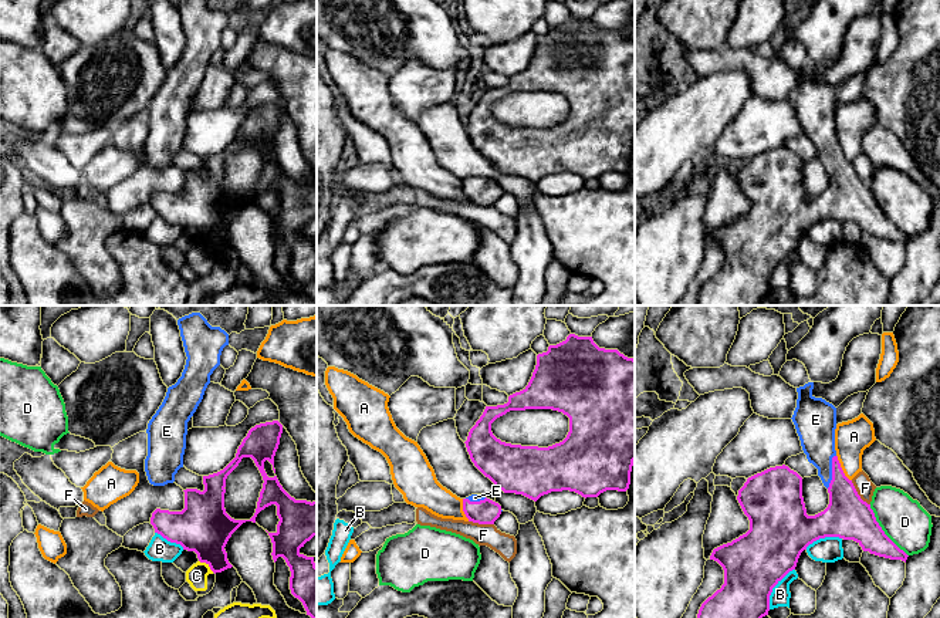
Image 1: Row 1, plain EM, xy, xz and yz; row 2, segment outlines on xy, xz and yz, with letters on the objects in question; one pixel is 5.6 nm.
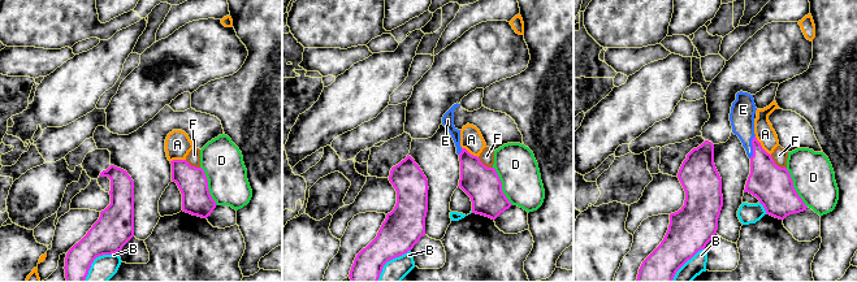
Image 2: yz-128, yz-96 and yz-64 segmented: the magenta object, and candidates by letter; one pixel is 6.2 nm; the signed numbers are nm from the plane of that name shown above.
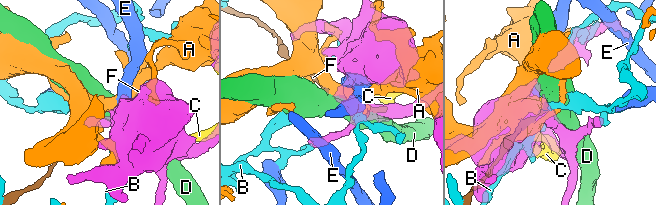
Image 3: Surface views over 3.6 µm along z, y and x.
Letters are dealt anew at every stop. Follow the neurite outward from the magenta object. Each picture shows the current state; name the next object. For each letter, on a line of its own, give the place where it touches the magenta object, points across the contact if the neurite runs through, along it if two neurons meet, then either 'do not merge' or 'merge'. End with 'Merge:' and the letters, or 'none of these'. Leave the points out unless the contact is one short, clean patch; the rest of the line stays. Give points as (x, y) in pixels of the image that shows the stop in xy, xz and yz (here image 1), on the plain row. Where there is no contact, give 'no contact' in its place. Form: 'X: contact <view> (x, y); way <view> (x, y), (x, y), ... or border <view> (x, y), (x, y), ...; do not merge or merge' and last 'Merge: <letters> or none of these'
A: contact yz (841, 149); do not merge
B: contact yz (773, 269); do not merge
C: contact xy (206, 245); do not merge
D: contact yz (882, 212); do not merge
E: contact yz (832, 154); way yz (846, 195), (842, 174), (832, 154), (820, 132), (817, 112); merge
F: contact yz (856, 175); border yz (851, 162), (856, 175), (869, 186); do not merge
Merge: E

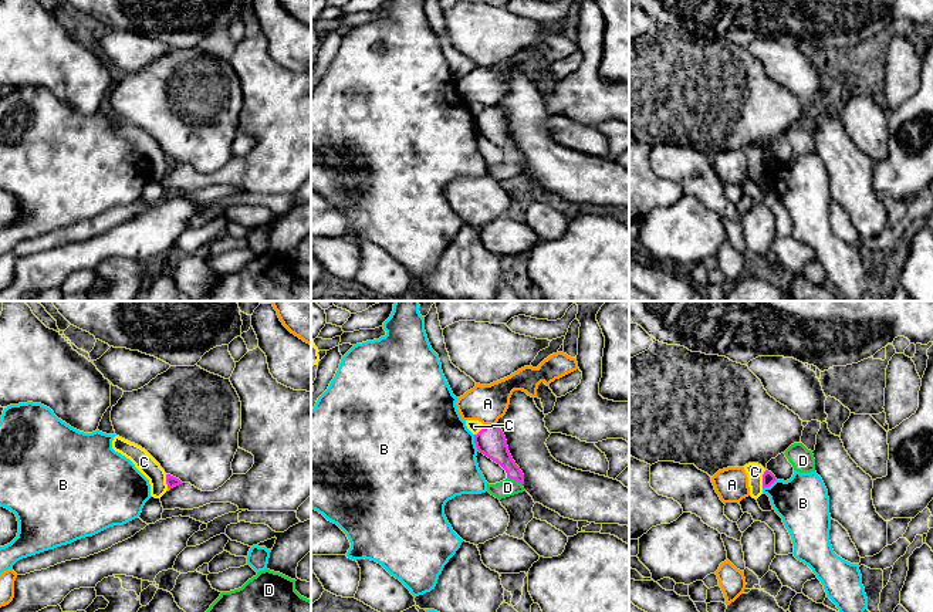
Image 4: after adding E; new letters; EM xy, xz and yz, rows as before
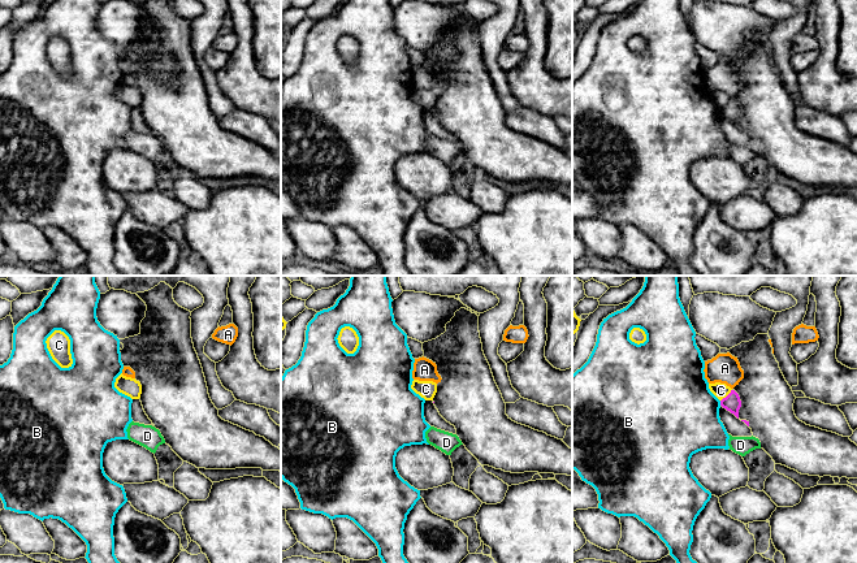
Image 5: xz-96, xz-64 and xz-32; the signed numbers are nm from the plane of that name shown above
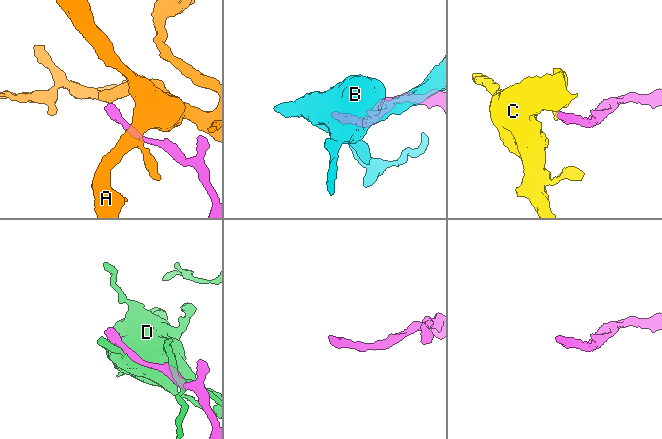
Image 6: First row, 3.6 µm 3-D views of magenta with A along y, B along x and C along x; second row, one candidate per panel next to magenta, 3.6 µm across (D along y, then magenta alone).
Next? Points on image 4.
A: contact xz (489, 107); do not merge
B: contact xz (475, 124); do not merge
C: contact yz (763, 161); border yz (766, 152), (761, 169); do not merge
D: contact xz (514, 161); do not merge
Merge: none of these

